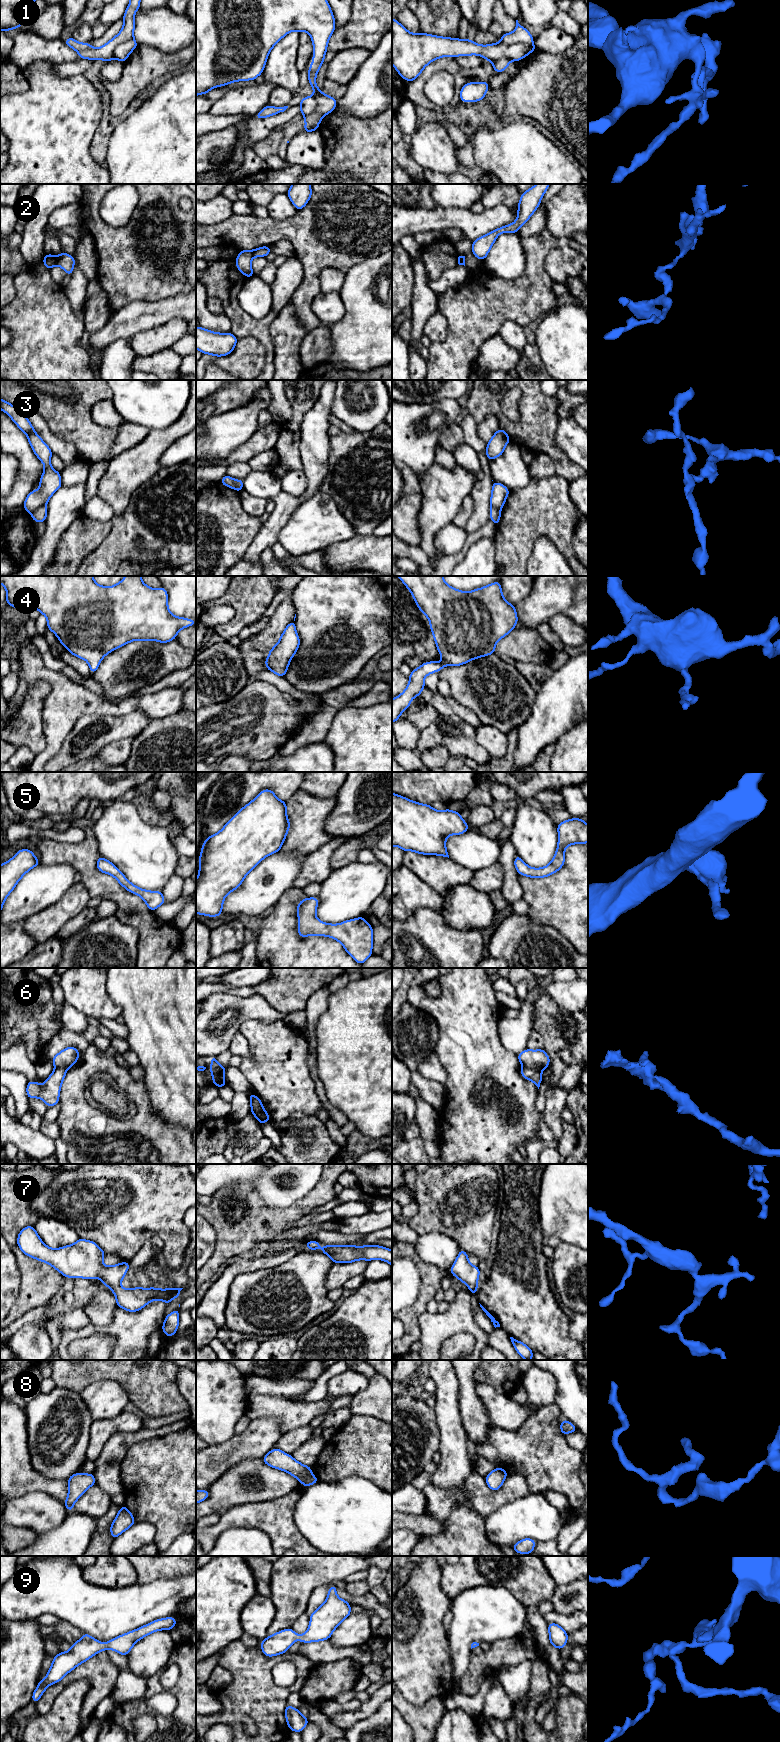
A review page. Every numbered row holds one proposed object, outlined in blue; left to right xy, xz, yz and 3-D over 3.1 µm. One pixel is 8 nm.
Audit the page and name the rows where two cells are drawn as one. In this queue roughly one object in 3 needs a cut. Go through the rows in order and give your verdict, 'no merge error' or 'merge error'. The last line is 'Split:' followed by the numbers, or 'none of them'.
1: merge error
2: merge error
3: merge error
4: no merge error
5: no merge error
6: merge error
7: no merge error
8: no merge error
9: no merge error
Split: 1, 2, 3, 6

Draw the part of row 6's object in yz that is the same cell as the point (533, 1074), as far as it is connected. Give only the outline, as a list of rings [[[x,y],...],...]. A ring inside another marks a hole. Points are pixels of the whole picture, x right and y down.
[[[522,1067],[521,1076],[526,1080],[531,1080],[539,1089],[542,1082],[542,1076],[538,1069]]]

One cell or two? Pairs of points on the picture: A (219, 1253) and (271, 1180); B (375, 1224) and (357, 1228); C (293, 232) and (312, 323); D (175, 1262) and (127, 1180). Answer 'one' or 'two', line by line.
A: two
B: one
C: one
D: one

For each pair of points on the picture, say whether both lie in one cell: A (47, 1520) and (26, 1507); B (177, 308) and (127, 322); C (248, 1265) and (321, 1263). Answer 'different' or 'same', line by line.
A: same
B: same
C: different

